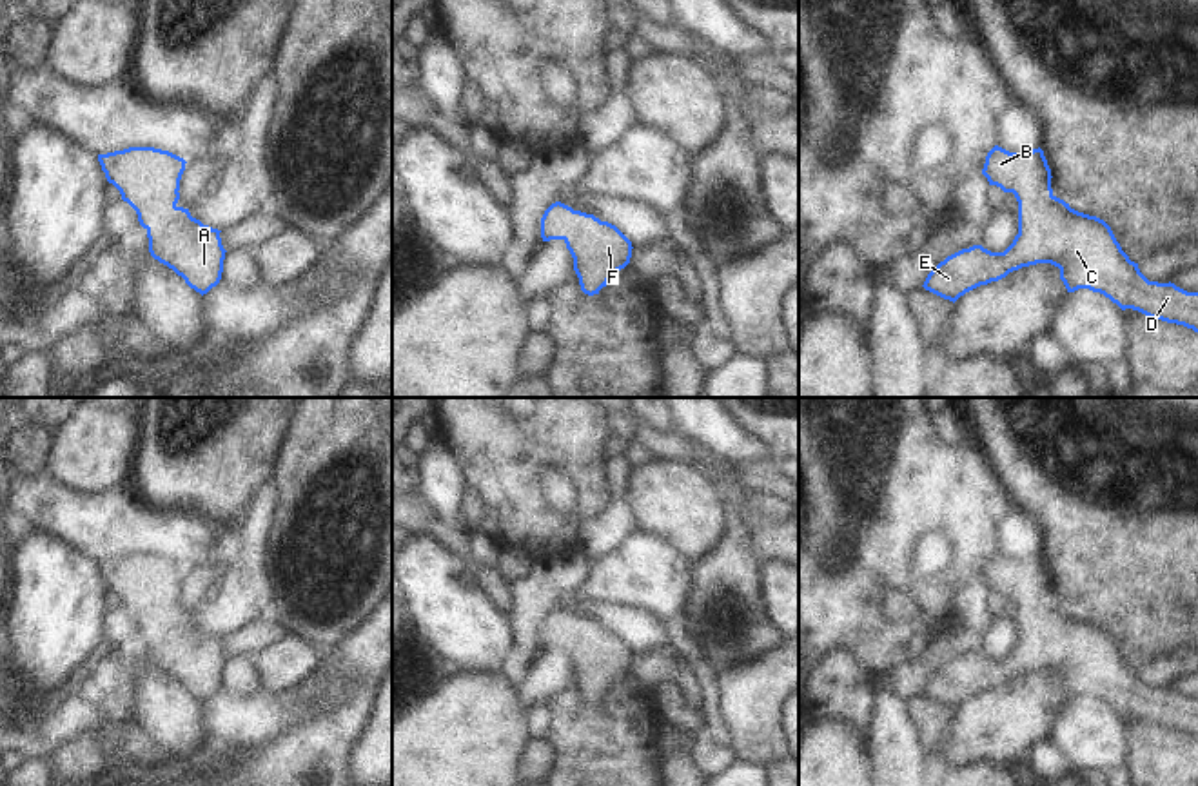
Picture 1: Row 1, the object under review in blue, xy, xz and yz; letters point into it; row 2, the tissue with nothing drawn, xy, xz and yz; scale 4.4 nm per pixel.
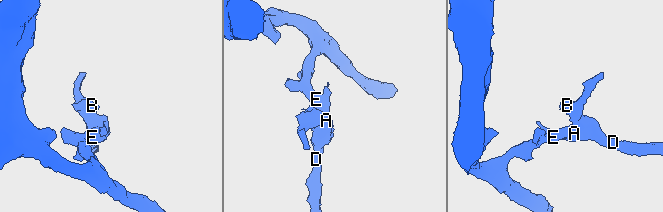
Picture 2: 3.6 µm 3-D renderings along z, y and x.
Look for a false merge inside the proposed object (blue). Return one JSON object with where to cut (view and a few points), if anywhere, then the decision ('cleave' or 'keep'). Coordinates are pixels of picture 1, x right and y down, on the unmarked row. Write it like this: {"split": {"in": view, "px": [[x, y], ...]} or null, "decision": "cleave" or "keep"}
{"split": null, "decision": "keep"}

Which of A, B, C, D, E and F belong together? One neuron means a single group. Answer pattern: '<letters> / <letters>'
A B C D E F

